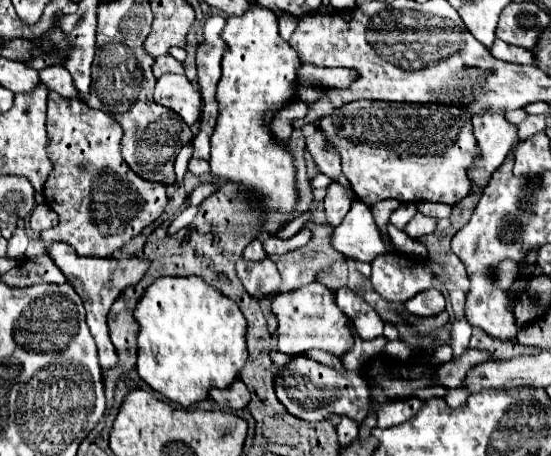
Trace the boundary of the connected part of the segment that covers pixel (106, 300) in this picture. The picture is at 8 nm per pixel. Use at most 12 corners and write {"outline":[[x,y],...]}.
{"outline":[[62,243],[48,255],[84,301],[102,371],[118,363],[106,313],[150,261],[78,257]]}

